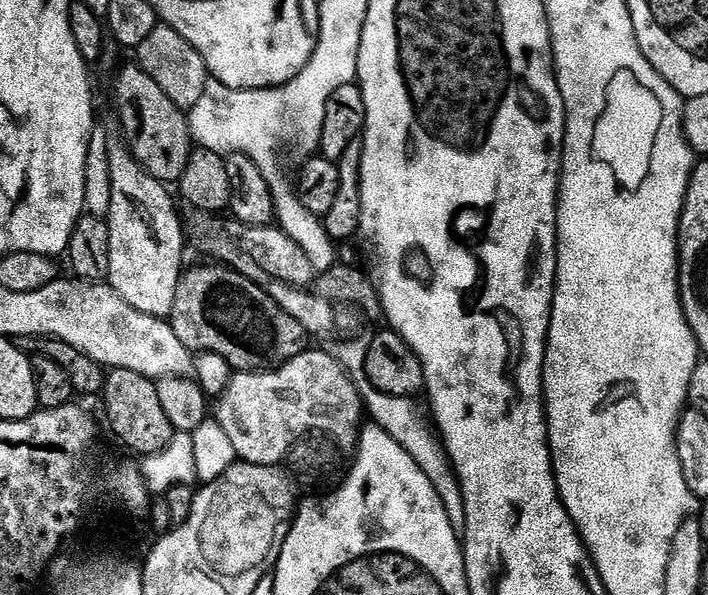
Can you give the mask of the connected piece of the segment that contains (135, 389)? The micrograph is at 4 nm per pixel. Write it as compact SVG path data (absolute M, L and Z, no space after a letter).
M113 368L104 377L104 412L108 415L108 424L112 432L132 452L147 454L161 452L172 440L174 429L166 410L162 410L162 401L158 398L156 381L134 370Z

